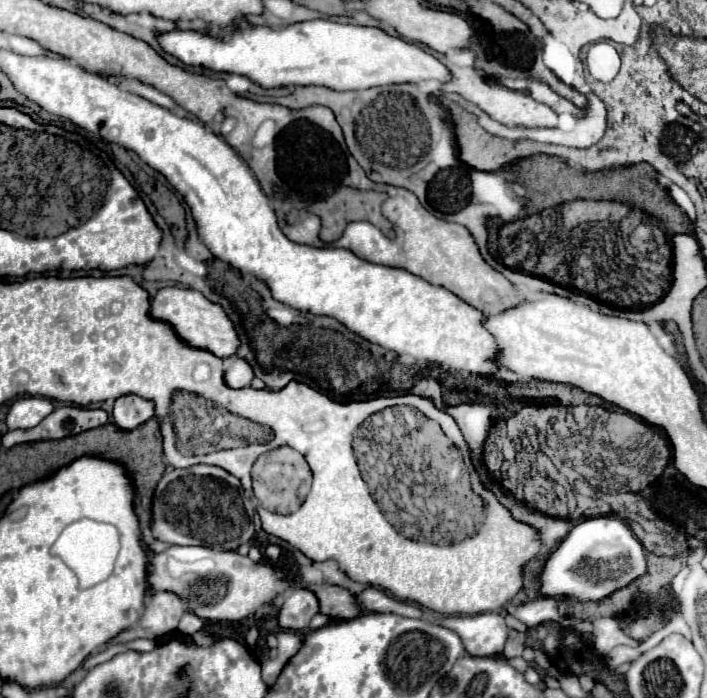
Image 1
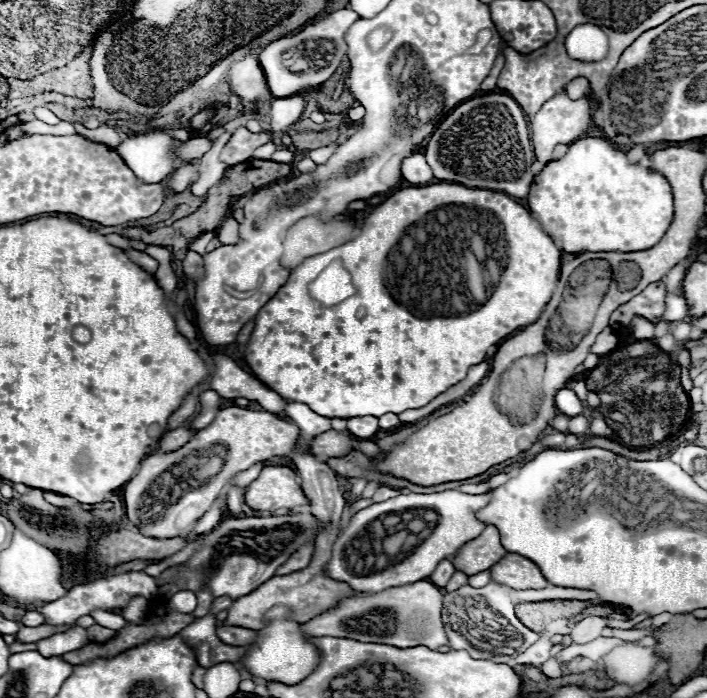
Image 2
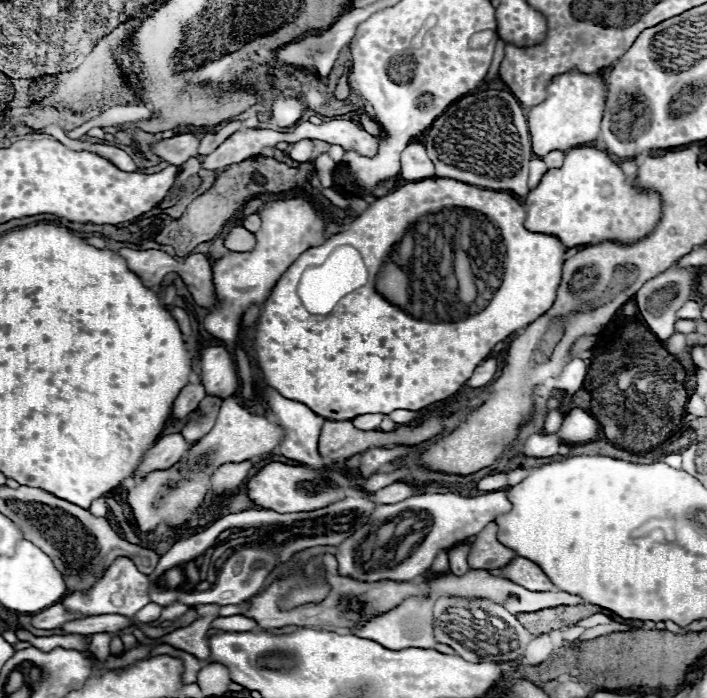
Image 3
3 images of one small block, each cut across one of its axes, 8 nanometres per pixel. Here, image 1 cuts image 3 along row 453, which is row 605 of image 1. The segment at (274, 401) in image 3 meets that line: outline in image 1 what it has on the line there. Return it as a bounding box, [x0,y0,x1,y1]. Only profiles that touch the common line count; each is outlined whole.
[278,588,318,630]

